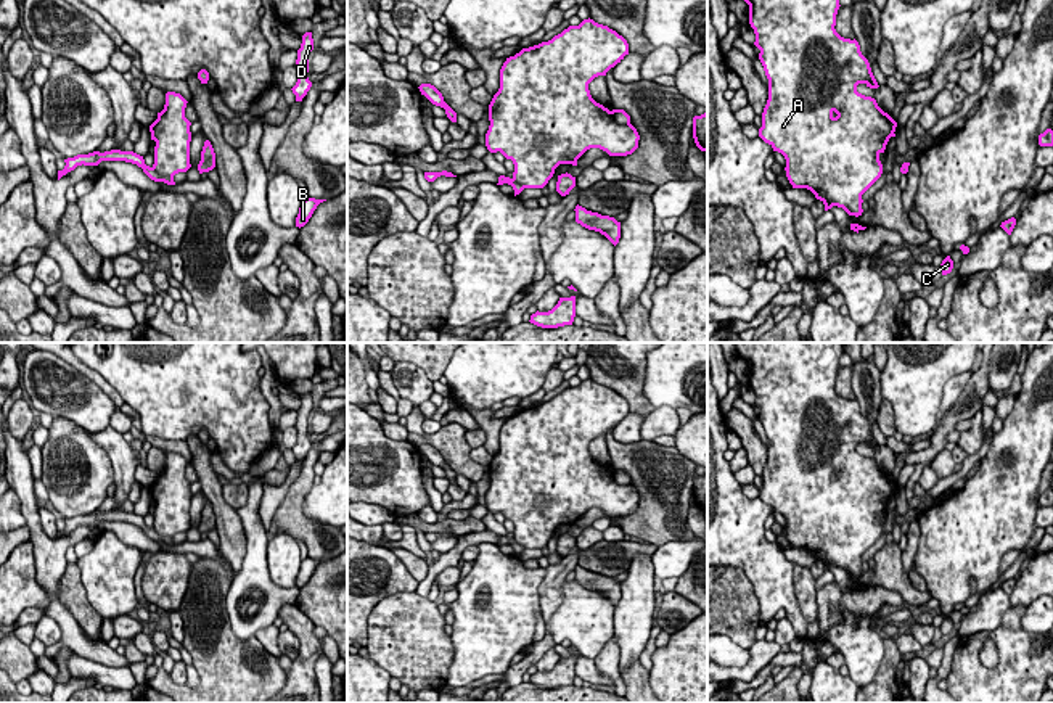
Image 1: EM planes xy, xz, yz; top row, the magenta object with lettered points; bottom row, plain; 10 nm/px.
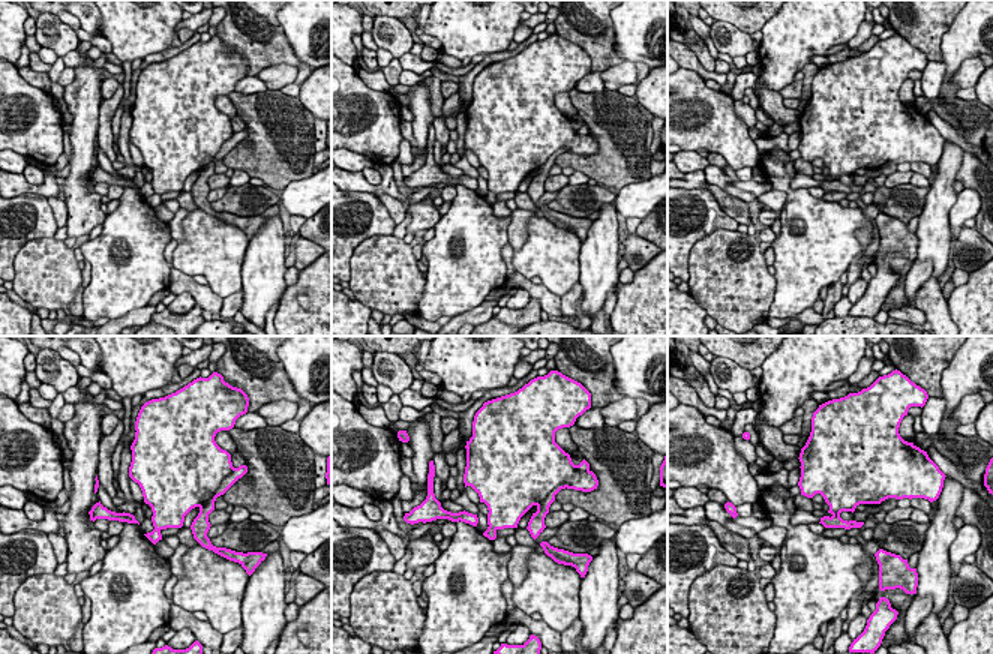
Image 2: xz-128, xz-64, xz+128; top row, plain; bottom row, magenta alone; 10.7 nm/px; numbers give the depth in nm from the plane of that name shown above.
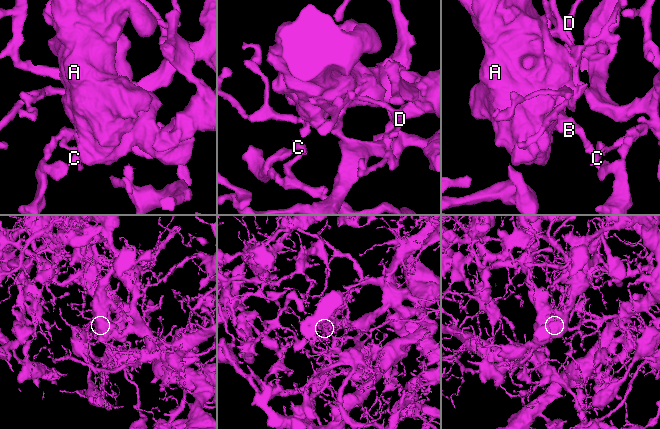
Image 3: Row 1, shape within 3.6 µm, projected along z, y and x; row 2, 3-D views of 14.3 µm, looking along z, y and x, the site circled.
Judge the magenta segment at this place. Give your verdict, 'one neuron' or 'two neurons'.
two neurons

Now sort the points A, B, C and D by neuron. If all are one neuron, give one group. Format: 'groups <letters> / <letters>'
groups A / B C D

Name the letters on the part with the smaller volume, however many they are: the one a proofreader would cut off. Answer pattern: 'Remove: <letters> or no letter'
Remove: A

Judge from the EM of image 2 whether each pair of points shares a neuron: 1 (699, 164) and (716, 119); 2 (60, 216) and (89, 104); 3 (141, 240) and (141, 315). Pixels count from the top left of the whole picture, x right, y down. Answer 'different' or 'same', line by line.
1: different
2: different
3: different

